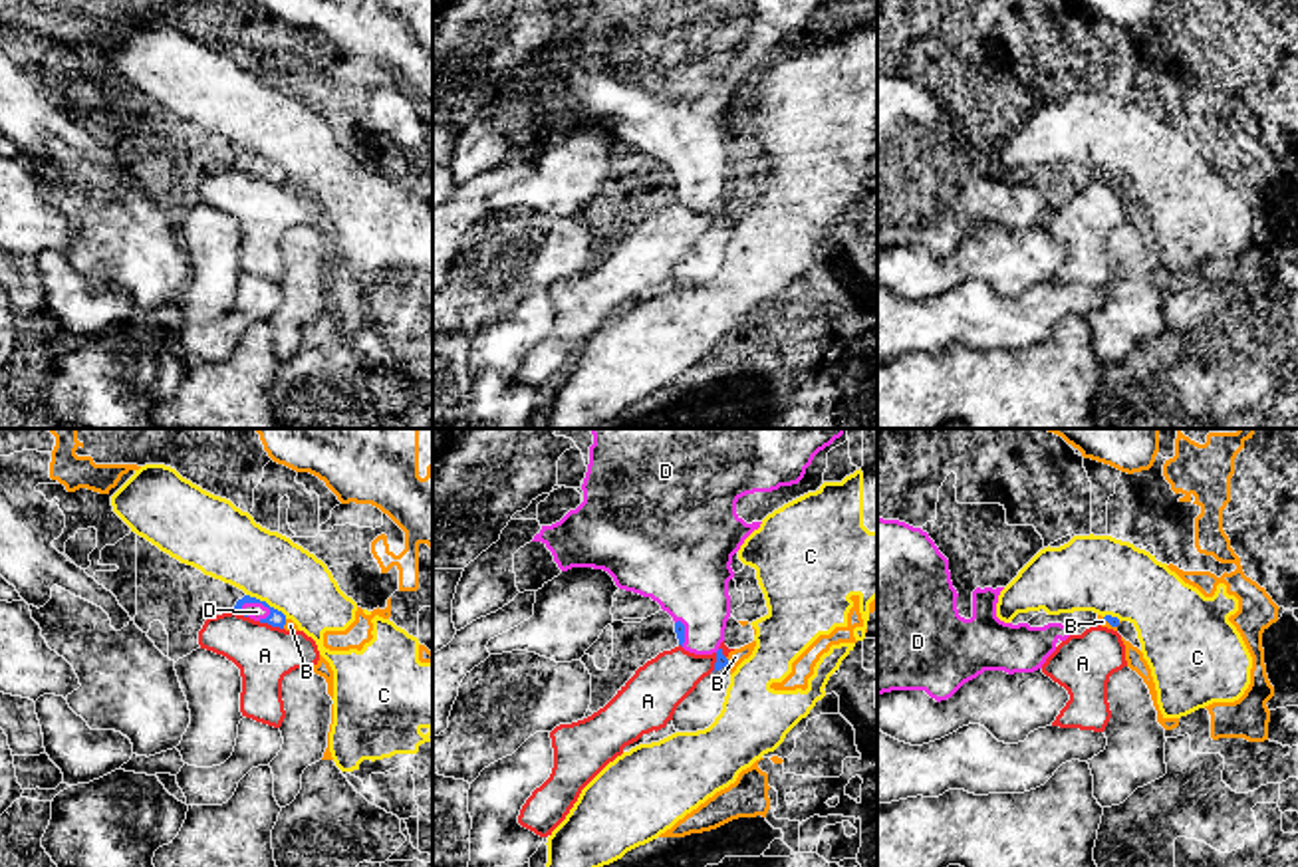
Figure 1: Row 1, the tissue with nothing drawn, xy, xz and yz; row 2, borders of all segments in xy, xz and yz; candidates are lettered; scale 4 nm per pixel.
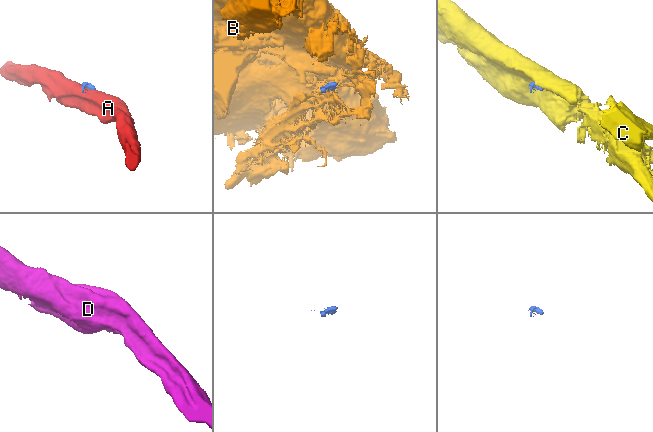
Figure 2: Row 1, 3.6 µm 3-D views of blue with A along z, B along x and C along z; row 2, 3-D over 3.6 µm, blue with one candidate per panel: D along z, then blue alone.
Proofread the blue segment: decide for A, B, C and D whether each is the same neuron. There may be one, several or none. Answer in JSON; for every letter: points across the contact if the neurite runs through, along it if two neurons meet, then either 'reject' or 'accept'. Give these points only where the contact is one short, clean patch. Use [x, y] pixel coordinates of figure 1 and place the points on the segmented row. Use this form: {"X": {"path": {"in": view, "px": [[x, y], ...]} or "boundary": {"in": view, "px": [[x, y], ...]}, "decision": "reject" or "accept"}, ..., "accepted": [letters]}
{"A": {"boundary": {"in": "xy", "px": [[259, 621], [282, 629]]}, "decision": "reject"}, "B": {"boundary": {"in": "yz", "px": [[1102, 618], [1116, 627]]}, "decision": "reject"}, "C": {"boundary": {"in": "xy", "px": [[247, 594], [264, 600], [286, 618]]}, "decision": "reject"}, "D": {"path": {"in": "xy", "px": [[276, 618], [257, 602], [257, 612]]}, "decision": "accept"}, "accepted": ["D"]}

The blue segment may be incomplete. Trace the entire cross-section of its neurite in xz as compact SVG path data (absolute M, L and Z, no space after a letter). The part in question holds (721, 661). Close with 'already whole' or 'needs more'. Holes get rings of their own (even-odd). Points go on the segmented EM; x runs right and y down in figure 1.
M718 649L714 671L677 706L673 714L675 730L697 732L709 728L722 710L728 684L730 663Z; needs more

